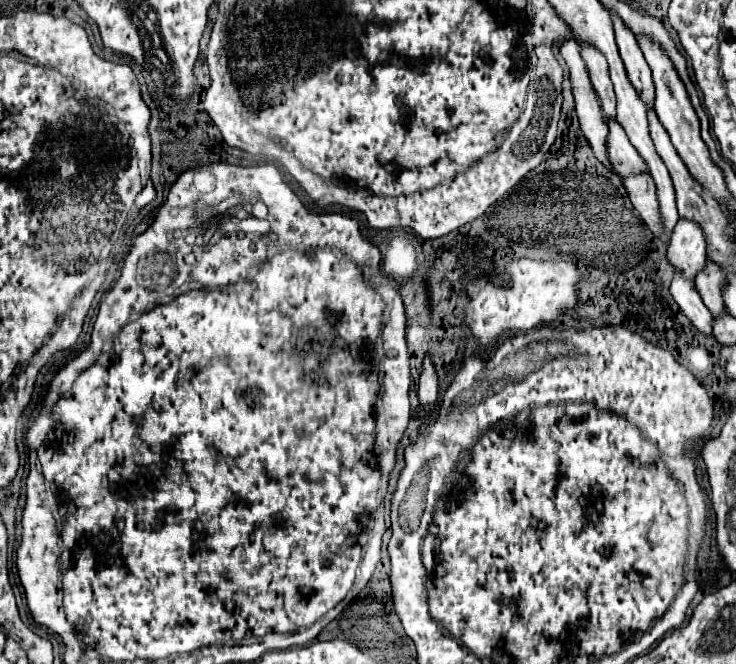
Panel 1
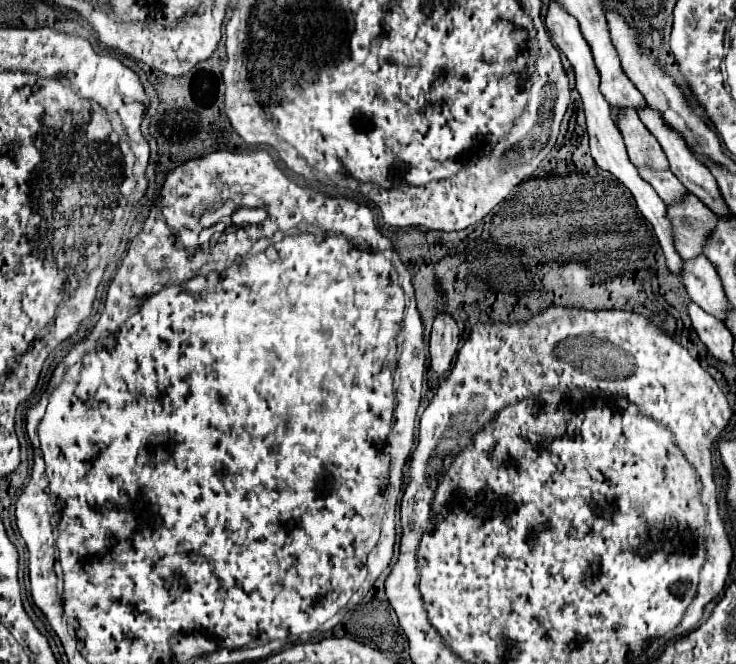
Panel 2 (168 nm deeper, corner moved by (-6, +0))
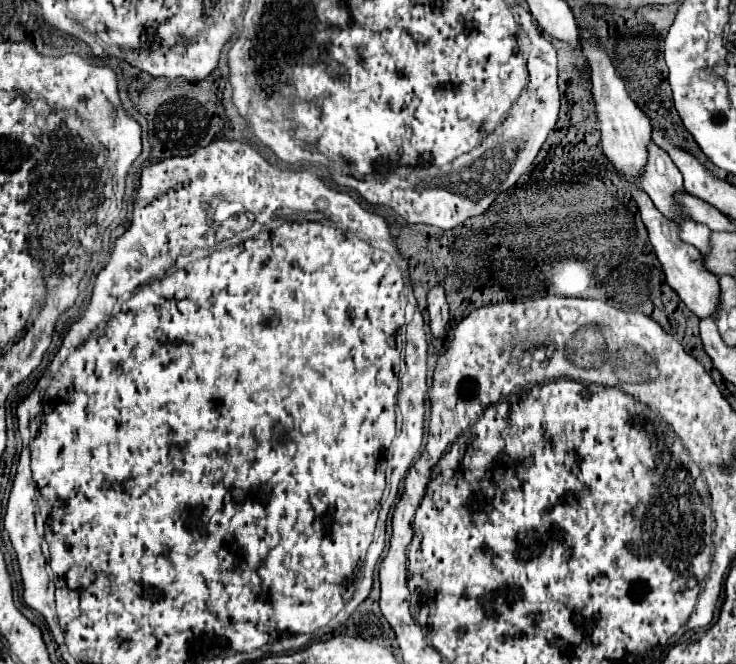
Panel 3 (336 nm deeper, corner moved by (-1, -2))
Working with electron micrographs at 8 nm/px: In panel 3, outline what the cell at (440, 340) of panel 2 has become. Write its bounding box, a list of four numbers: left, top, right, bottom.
[428,284,448,338]

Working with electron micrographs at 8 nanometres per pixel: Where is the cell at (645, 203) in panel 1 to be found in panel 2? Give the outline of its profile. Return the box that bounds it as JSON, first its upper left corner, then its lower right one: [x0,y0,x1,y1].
[667,194,715,260]

